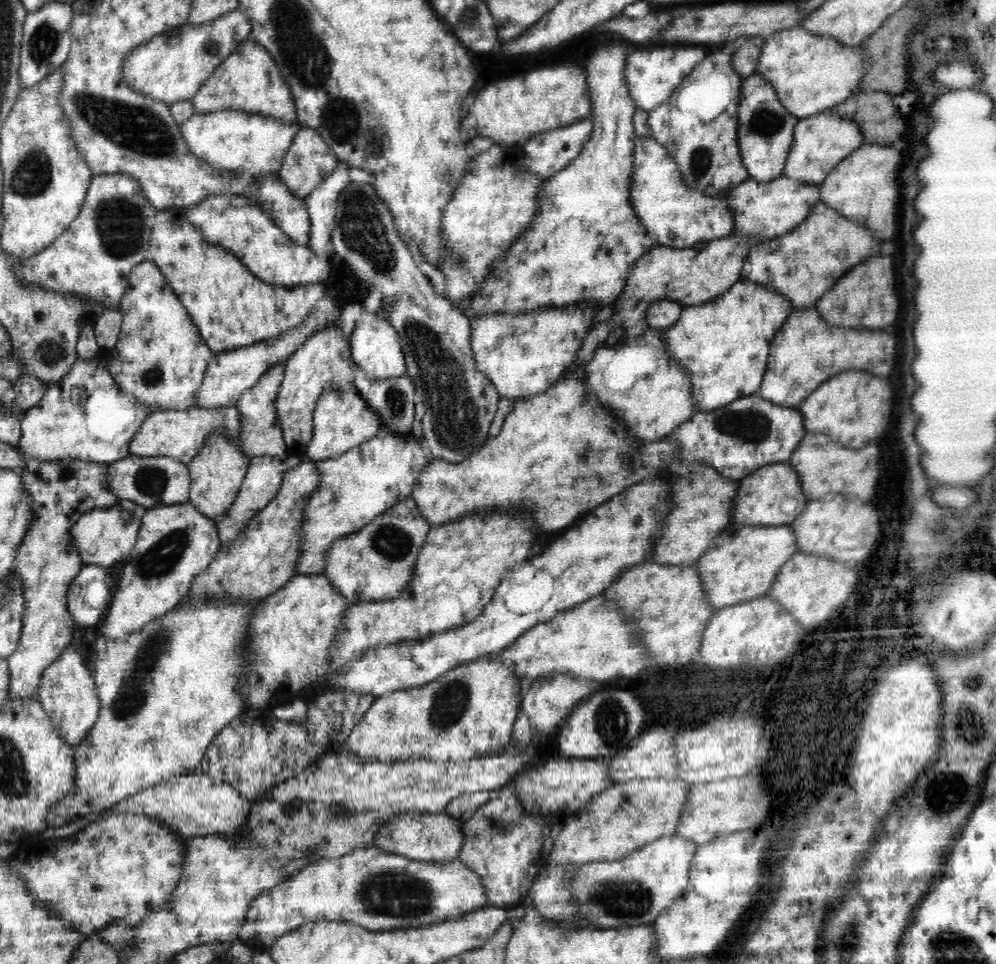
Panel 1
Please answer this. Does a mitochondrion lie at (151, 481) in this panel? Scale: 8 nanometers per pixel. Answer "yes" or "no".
yes

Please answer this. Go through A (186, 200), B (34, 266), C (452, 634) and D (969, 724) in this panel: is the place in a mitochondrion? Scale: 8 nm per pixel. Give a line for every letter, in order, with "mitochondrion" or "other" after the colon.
A: other
B: other
C: other
D: mitochondrion

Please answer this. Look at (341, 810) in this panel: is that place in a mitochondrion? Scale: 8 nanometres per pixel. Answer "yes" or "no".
yes

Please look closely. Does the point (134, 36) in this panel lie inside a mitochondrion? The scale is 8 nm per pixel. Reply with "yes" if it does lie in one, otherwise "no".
no

